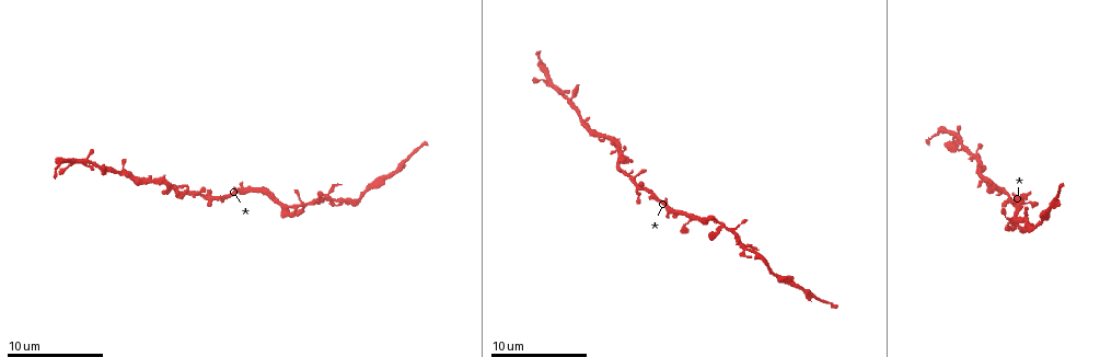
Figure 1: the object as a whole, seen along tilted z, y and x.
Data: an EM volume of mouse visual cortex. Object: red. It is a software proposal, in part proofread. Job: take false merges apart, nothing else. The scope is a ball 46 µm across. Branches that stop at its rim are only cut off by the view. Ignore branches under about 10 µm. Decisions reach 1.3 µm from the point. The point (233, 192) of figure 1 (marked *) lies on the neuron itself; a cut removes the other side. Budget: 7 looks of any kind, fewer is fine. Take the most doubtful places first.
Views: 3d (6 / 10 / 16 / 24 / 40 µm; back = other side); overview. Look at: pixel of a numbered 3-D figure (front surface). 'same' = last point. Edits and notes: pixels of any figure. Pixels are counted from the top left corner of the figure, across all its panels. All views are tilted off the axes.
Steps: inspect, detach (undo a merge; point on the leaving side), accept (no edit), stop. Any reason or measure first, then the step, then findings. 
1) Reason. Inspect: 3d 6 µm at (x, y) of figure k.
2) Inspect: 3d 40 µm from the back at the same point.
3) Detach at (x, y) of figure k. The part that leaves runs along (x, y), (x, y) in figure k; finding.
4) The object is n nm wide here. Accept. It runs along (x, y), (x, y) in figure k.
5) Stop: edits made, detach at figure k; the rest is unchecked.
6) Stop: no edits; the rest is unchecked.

Three-way junction. Inspect: 3d 16 µm at (566, 96) of figure 1.

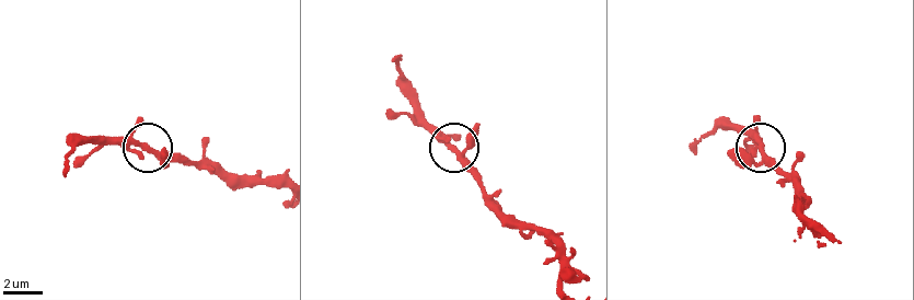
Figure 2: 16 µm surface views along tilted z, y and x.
Accept. One neuron here.

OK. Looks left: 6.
Sudden change in width. Inspect: 3d 10 µm at (311, 202) of figure 1.

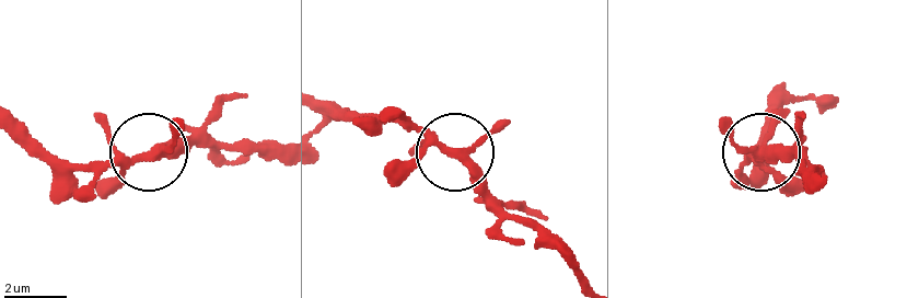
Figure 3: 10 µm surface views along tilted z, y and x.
Accept. It runs along (323, 103), (422, 127), (504, 216) in figure 3; one neuron here.

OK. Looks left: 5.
Side arm on a straight run. Inspect: 3d 6 µm at (131, 177) of figure 1.

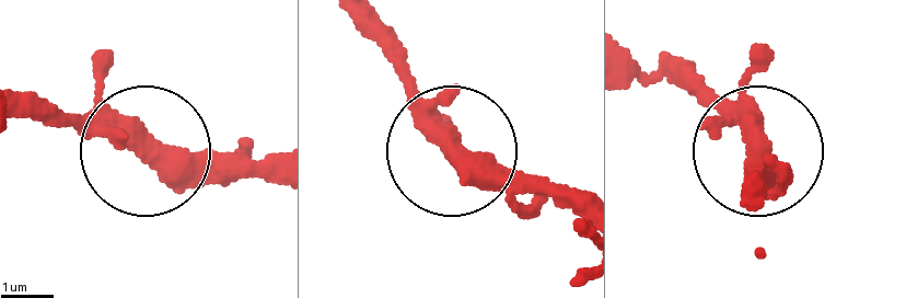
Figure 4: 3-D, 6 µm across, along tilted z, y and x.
Accept. It runs along (273, 171), (195, 169), (16, 103) in figure 4; one neuron here.

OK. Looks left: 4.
Thick turns thin. Inspect: 3d 16 µm at (795, 281) of figure 1.

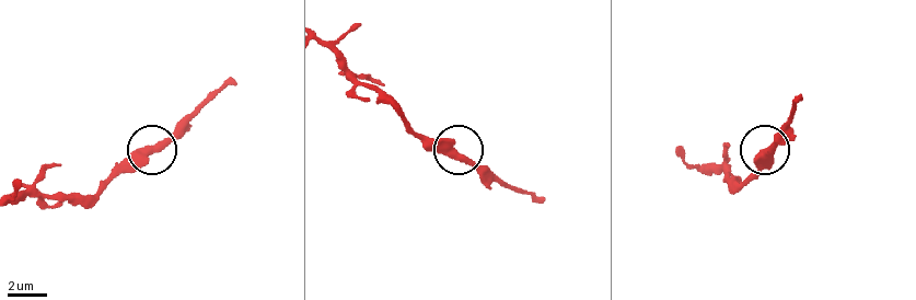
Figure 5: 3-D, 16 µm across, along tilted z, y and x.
Inspect: 3d 16 µm from the back at (148, 150) of figure 5.

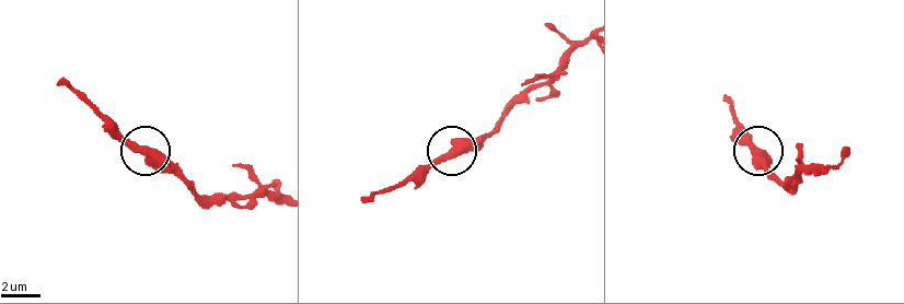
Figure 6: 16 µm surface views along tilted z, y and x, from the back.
Accept. It runs along (820, 172), (781, 180), (741, 131) in figure 6; all the same neuron.

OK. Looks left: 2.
Stop: no edits; the rest is unchecked.

